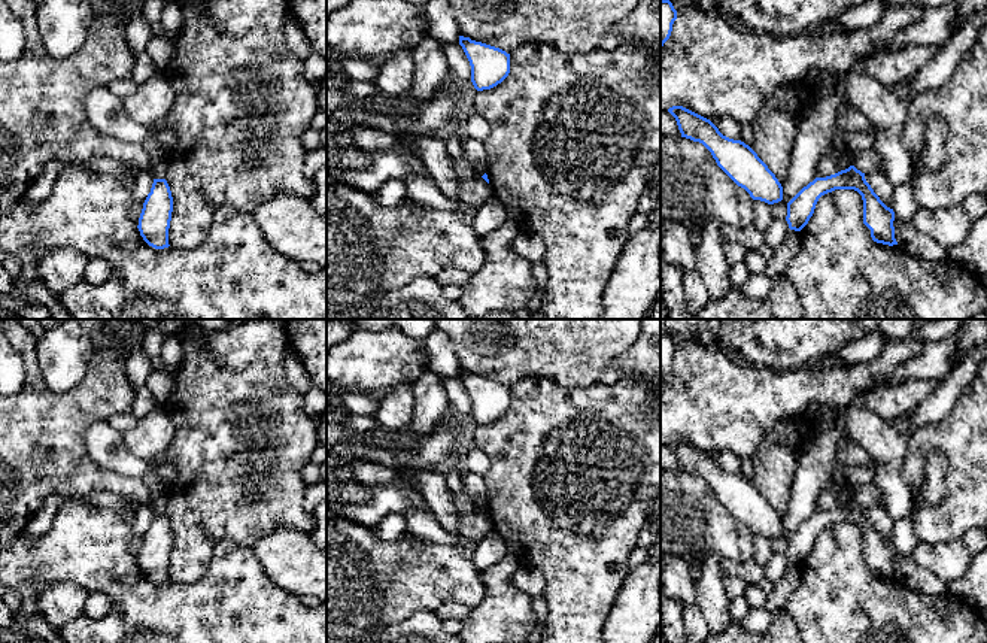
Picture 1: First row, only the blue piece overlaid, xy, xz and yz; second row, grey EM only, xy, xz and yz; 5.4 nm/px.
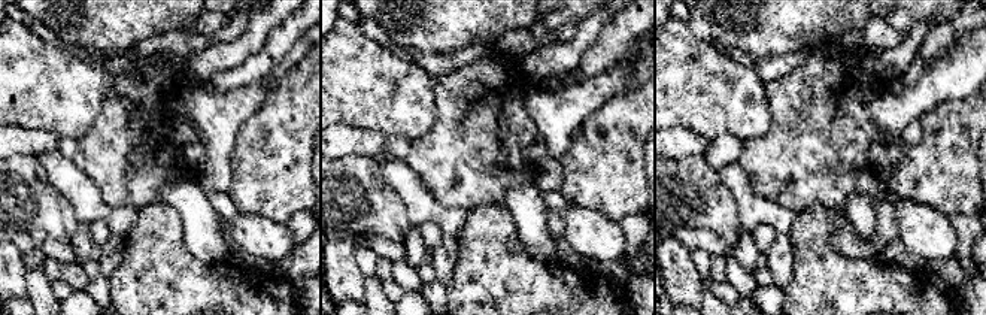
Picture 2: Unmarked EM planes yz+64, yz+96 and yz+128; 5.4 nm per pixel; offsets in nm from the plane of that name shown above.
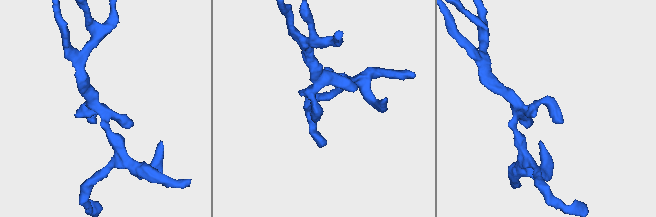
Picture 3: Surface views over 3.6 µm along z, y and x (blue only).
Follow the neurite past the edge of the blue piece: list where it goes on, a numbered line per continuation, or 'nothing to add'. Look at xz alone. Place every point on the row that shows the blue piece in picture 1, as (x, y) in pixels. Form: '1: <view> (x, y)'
nothing to add

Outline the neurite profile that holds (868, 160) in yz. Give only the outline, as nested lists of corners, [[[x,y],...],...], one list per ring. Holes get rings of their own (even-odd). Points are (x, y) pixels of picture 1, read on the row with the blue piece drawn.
[[[868,148],[853,154],[853,166],[862,173],[880,170],[881,157],[875,148]]]

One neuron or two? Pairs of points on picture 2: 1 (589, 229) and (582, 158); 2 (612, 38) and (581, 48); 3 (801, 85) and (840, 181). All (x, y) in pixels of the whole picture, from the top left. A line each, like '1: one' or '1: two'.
1: two
2: two
3: one

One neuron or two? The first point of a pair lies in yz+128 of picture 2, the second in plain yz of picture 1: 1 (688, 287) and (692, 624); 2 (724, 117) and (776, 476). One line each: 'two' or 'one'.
1: two
2: two

